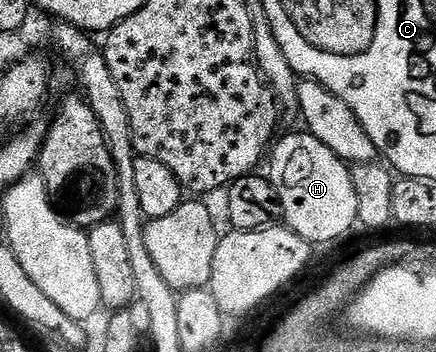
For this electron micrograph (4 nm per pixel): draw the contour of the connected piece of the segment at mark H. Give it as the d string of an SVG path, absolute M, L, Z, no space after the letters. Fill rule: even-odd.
M307 131L300 133L288 133L284 138L277 140L270 149L270 161L272 157L272 173L270 180L276 189L280 200L280 206L284 212L283 224L298 234L303 241L319 247L327 241L336 241L344 237L352 228L357 228L358 222L358 191L354 191L354 179L352 170L347 161L338 159L326 143L318 143L314 135Z

